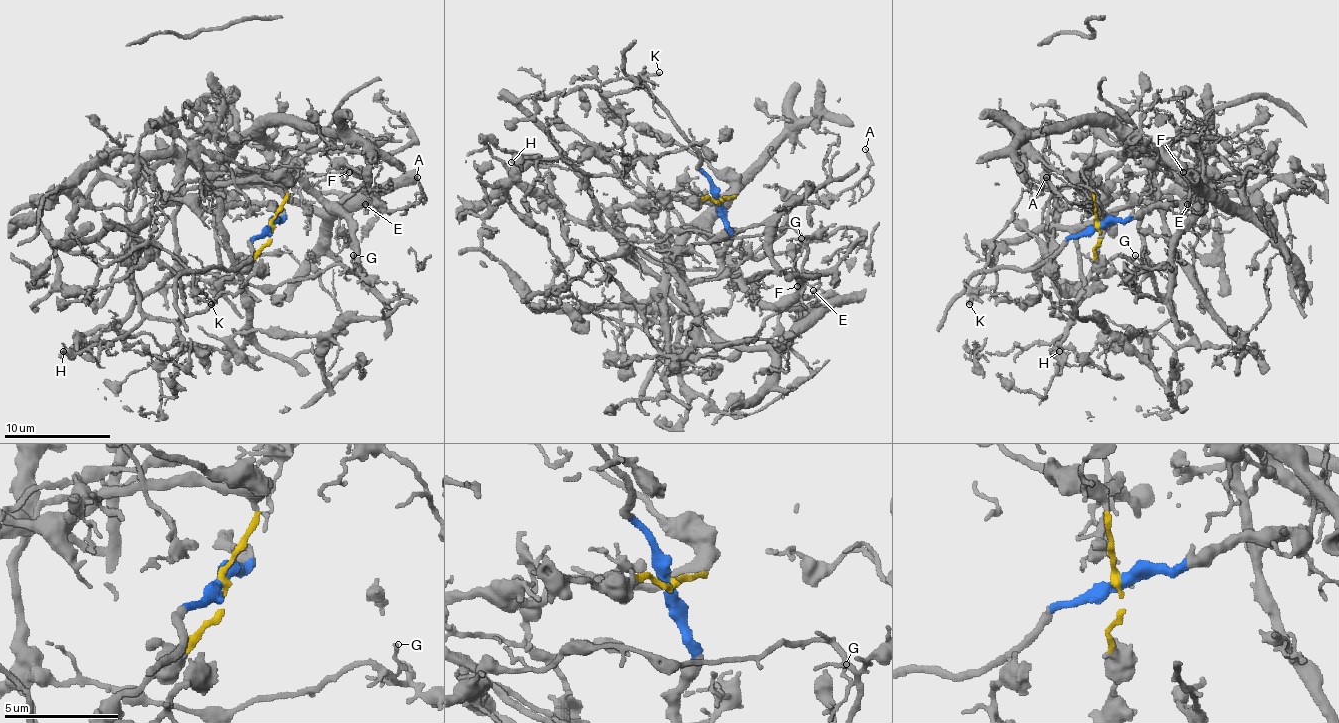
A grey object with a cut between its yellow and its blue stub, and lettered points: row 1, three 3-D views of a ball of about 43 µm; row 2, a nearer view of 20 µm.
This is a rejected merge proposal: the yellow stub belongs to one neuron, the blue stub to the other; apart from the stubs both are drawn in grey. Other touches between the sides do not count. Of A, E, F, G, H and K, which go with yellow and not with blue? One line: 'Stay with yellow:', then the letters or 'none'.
Stay with yellow: A, E, F, G

